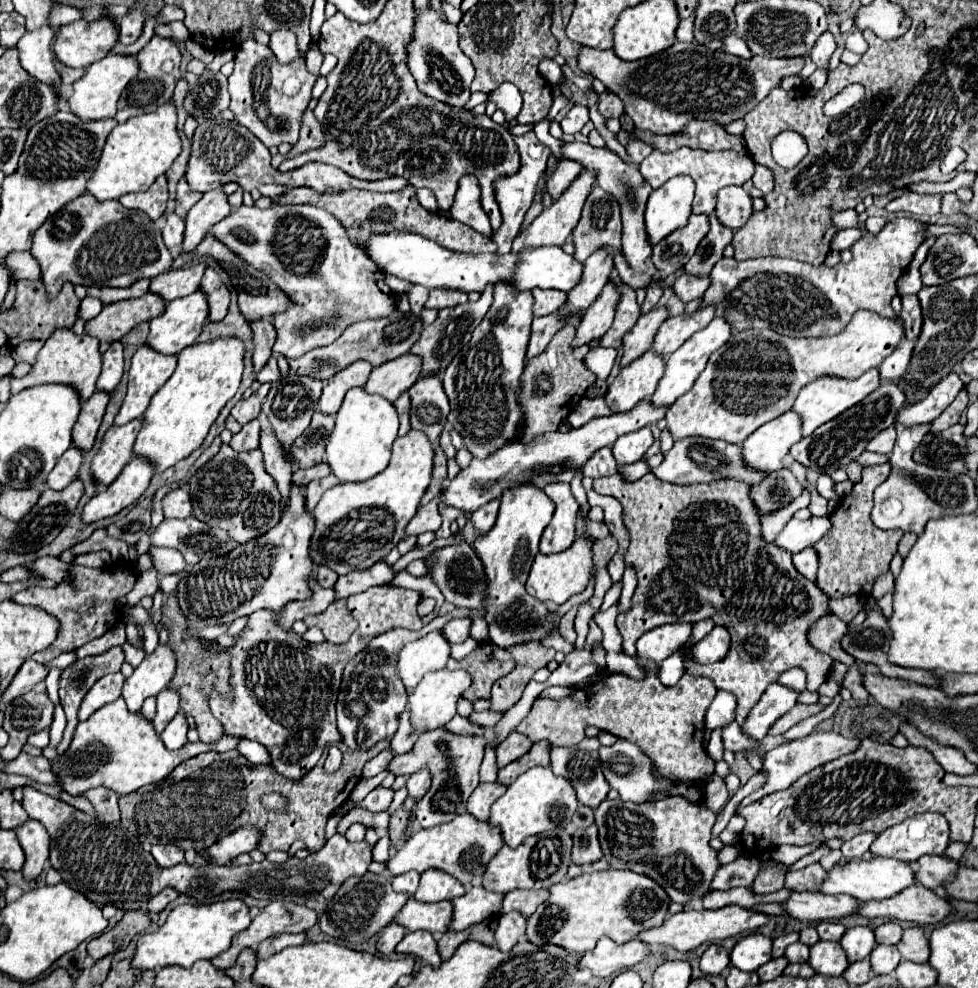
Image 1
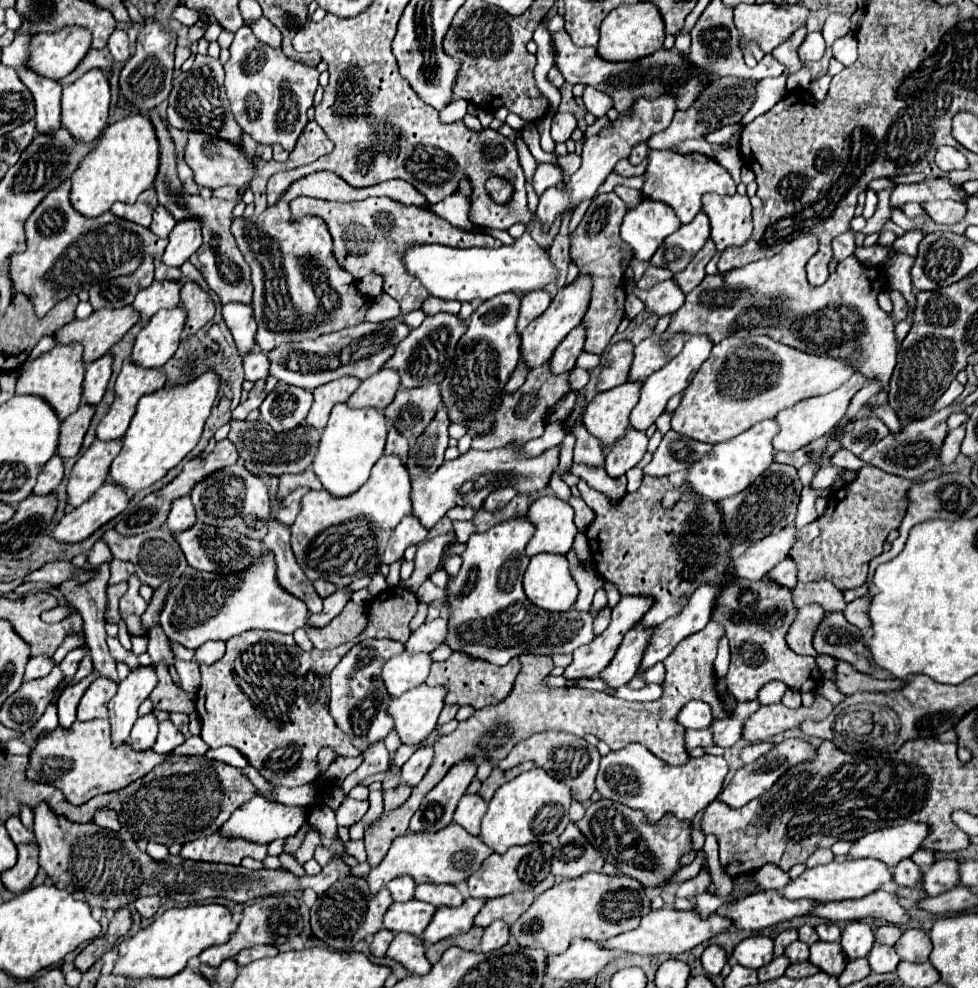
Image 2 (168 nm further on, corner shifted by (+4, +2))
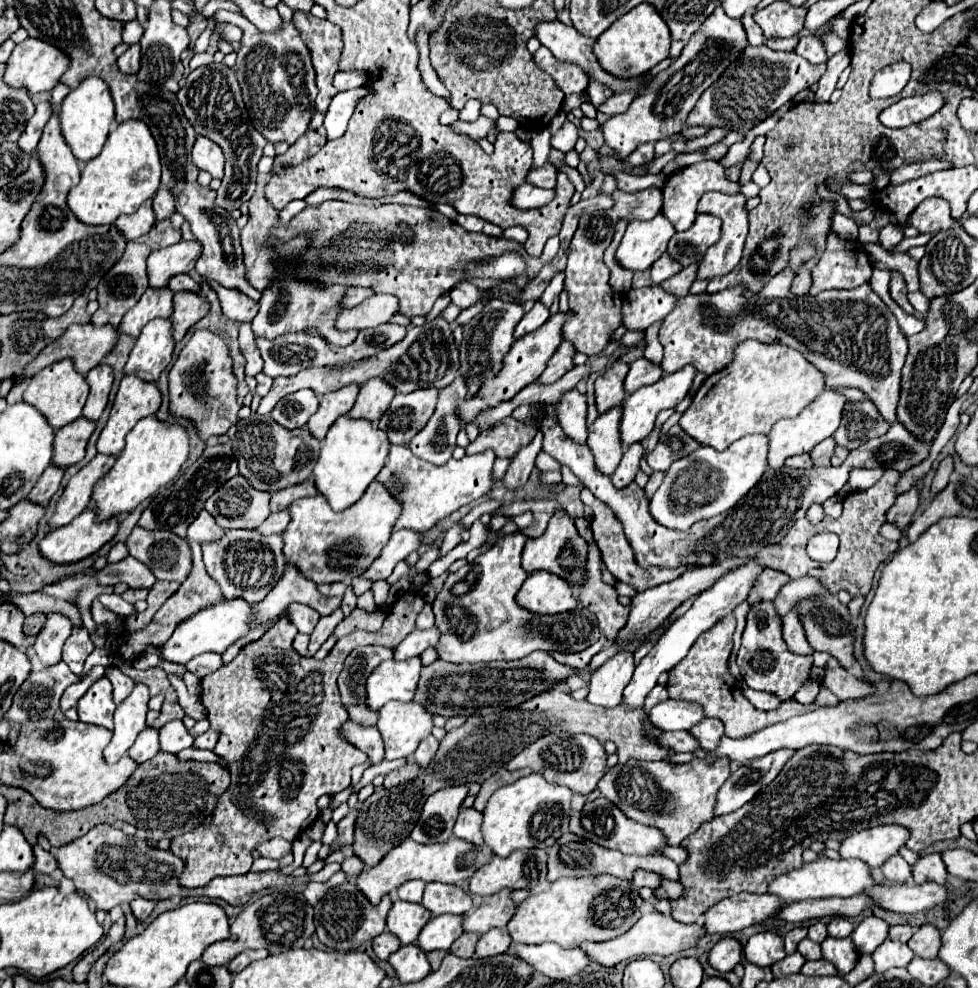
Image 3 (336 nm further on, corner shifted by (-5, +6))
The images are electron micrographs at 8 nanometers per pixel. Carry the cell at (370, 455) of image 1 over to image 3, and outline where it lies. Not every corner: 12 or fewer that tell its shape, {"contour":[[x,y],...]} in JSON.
{"contour":[[370,420],[332,424],[314,466],[336,512],[360,500],[390,442]]}

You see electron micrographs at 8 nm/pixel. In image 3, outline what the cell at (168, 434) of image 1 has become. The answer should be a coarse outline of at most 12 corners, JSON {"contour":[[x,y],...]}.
{"contour":[[142,418],[92,488],[96,520],[130,514],[188,458],[188,432]]}

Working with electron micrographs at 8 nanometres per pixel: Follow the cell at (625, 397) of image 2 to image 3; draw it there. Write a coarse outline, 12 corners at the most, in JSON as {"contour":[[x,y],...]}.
{"contour":[[622,408],[596,418],[588,428],[594,466],[610,476],[624,454]]}

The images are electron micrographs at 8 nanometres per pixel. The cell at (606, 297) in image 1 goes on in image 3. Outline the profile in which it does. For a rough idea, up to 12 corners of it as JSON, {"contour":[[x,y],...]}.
{"contour":[[562,342],[536,382],[554,384],[572,364],[574,346]]}

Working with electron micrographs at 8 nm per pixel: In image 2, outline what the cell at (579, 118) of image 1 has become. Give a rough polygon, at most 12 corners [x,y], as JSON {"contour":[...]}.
{"contour":[[571,112],[553,116],[551,138],[565,142],[577,128],[577,118]]}

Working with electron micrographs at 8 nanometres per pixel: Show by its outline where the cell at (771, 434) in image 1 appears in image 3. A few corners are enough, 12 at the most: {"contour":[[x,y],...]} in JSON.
{"contour":[[768,438],[672,462],[648,512],[680,532],[762,478]]}

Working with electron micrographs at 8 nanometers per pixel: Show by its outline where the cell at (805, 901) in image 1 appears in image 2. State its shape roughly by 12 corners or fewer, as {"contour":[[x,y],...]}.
{"contour":[[777,890],[737,900],[725,914],[737,928],[761,930],[807,916],[817,902]]}

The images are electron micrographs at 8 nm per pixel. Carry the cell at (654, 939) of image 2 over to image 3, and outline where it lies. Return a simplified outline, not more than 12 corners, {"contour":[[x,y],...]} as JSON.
{"contour":[[648,910],[626,934],[582,942],[596,964],[670,956],[696,946],[702,928]]}

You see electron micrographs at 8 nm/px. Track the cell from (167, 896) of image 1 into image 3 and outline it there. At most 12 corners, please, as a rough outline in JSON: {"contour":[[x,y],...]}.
{"contour":[[136,898],[130,904],[138,922],[144,922],[156,902]]}

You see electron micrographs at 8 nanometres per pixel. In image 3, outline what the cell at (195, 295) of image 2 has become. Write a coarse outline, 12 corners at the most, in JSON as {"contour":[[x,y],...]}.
{"contour":[[192,292],[174,294],[172,338],[186,330],[204,318],[210,302]]}

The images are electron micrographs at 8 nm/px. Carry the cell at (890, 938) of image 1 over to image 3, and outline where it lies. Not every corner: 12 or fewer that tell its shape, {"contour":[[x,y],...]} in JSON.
{"contour":[[908,924],[890,926],[890,940],[908,942],[912,928]]}

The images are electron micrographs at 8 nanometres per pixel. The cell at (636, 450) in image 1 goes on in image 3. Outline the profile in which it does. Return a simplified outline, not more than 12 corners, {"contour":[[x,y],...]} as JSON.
{"contour":[[642,444],[624,452],[612,484],[624,488],[634,480],[644,456]]}

